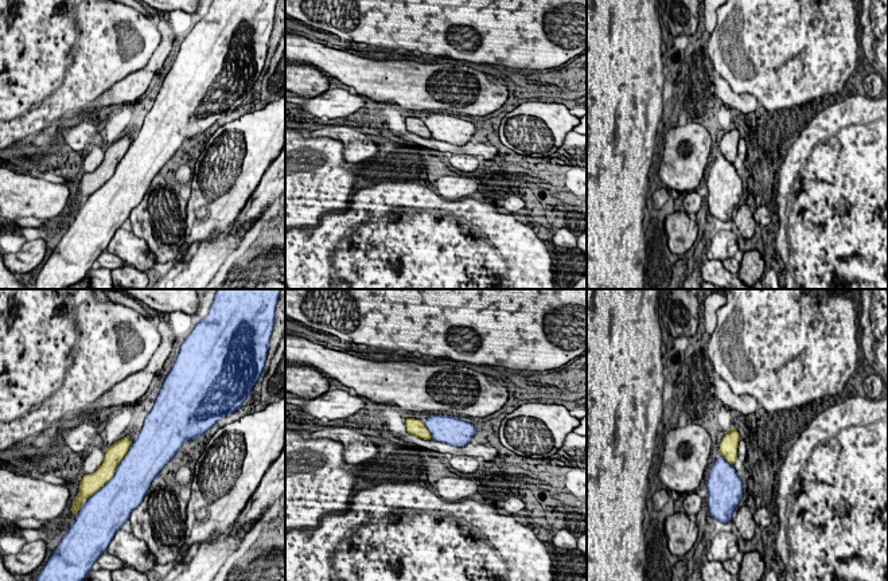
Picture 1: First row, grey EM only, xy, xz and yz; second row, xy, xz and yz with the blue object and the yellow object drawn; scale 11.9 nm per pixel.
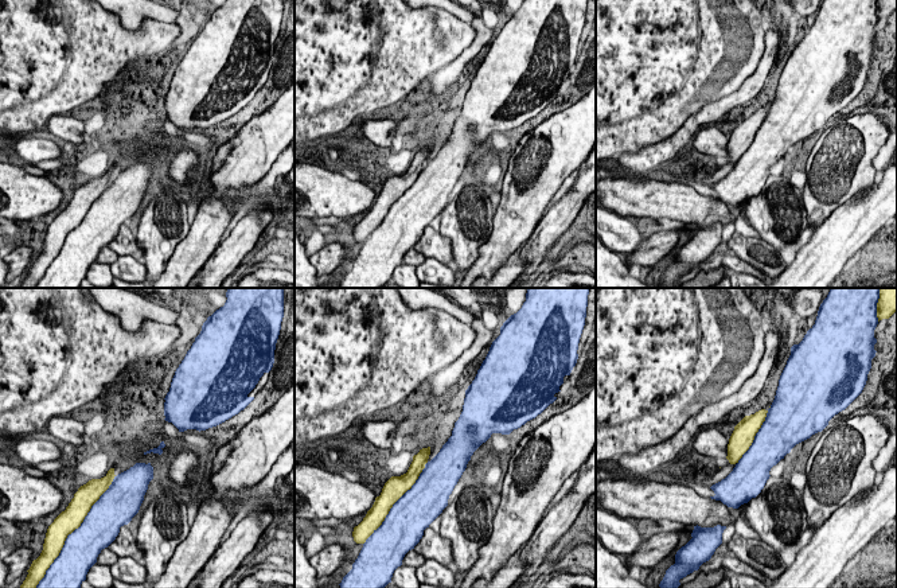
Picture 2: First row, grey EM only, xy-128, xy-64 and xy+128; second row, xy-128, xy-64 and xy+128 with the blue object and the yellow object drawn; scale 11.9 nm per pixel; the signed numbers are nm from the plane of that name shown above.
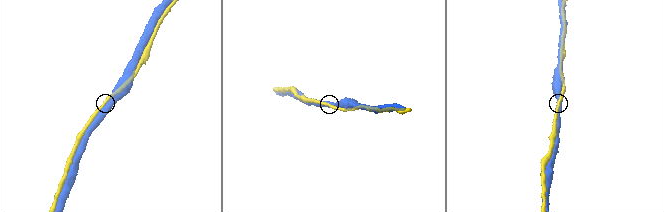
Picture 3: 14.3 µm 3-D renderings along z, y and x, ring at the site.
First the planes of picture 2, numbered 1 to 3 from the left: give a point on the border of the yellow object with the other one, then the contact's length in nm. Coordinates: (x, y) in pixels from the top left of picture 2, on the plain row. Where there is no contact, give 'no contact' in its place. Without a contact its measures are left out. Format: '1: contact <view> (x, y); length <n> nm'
1: contact xy-128 (73, 230); length 1650 nm
2: contact xy-64 (394, 202); length 1250 nm
3: contact xy+128 (755, 136); length 750 nm

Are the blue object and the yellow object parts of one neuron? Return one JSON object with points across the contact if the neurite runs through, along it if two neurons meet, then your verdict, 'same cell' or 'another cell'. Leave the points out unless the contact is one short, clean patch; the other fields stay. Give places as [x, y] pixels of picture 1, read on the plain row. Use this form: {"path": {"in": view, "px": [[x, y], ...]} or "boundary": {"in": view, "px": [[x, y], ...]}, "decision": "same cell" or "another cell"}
{"decision": "same cell"}

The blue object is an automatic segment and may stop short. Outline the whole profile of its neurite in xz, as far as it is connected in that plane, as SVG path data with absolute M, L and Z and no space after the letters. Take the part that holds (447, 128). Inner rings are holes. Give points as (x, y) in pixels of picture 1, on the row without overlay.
M431 114L424 120L431 130L432 139L452 145L466 145L476 133L476 126L466 120L452 114Z

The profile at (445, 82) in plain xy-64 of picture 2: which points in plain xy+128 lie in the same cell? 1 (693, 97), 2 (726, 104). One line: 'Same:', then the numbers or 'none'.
Same: 2

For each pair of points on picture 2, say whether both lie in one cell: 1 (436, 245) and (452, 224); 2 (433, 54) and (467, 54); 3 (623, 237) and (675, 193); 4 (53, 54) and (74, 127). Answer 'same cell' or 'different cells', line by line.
1: different cells
2: different cells
3: different cells
4: different cells

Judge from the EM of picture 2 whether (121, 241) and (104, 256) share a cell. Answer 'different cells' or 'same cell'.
same cell

